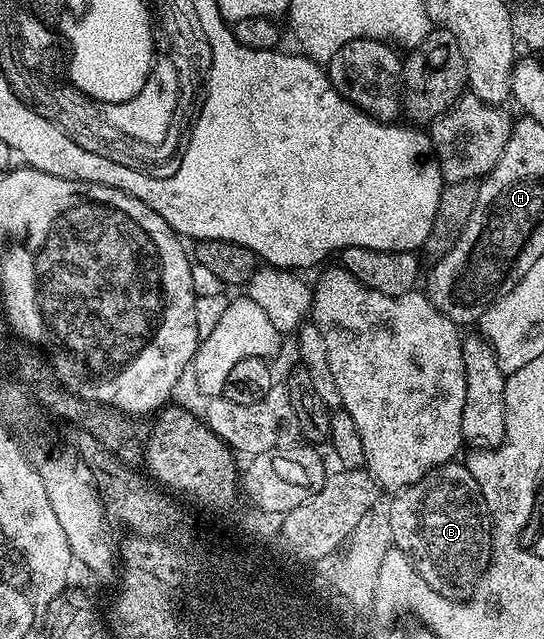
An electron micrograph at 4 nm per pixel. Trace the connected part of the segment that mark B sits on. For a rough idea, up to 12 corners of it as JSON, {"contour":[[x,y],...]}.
{"contour":[[468,465],[389,502],[393,546],[439,596],[465,600],[494,532]]}

